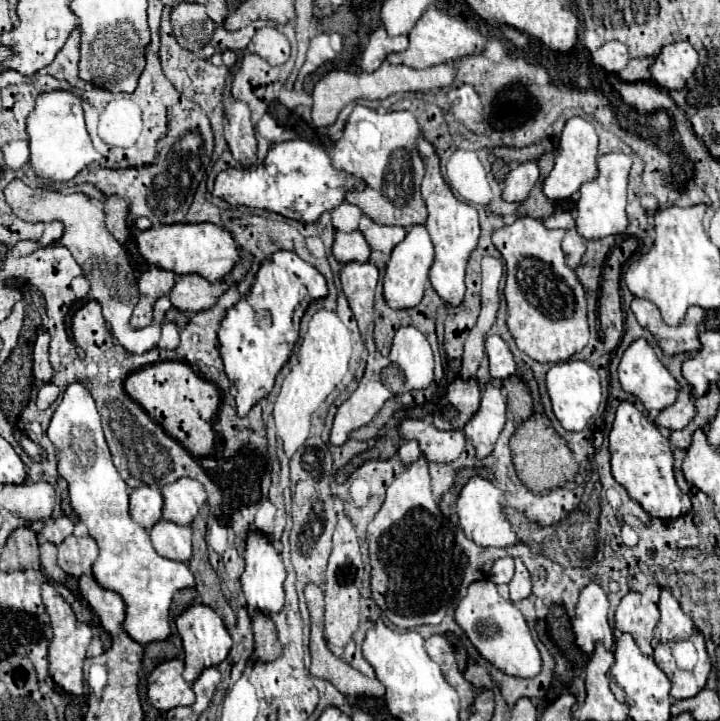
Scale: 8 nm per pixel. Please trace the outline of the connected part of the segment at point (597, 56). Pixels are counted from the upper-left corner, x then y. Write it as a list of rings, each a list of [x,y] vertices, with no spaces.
[[[619,41],[603,43],[597,51],[591,53],[591,57],[593,57],[595,65],[599,65],[599,67],[603,67],[607,71],[613,71],[613,73],[621,71],[627,65],[627,61],[631,59],[627,47],[623,43],[619,43]]]

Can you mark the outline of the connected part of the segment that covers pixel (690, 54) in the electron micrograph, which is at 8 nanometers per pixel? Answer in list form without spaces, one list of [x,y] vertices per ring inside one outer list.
[[[675,41],[661,47],[649,73],[655,83],[667,91],[683,89],[697,69],[697,59],[697,51],[689,43]]]

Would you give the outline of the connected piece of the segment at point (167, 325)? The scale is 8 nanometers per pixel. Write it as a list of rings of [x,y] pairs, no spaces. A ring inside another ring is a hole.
[[[165,321],[157,347],[161,347],[161,349],[175,349],[177,345],[179,345],[179,329],[177,329],[175,323]]]

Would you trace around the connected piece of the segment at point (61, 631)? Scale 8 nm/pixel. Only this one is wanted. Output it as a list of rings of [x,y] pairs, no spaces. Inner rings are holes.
[[[43,583],[43,603],[49,615],[49,623],[51,623],[51,643],[49,643],[49,673],[53,677],[53,681],[57,685],[61,685],[67,693],[73,695],[81,695],[85,691],[85,681],[83,681],[83,661],[85,661],[85,653],[91,641],[91,629],[81,623],[71,605],[55,591],[55,587],[51,583]]]

